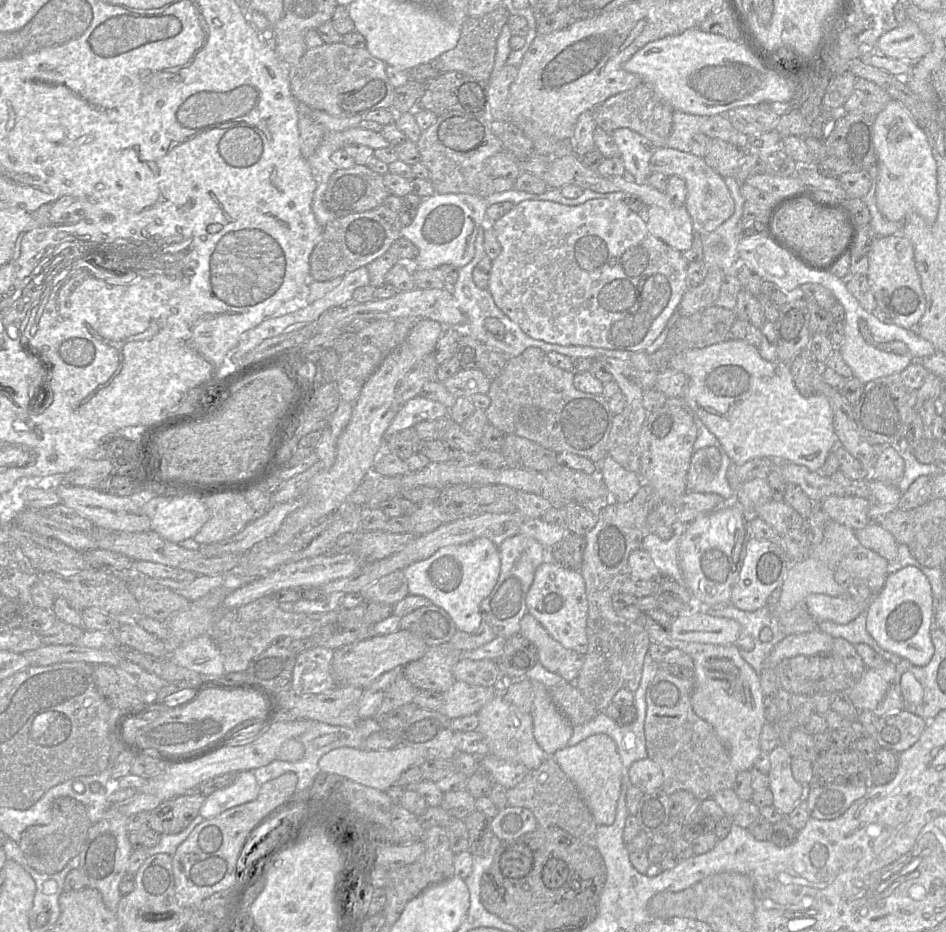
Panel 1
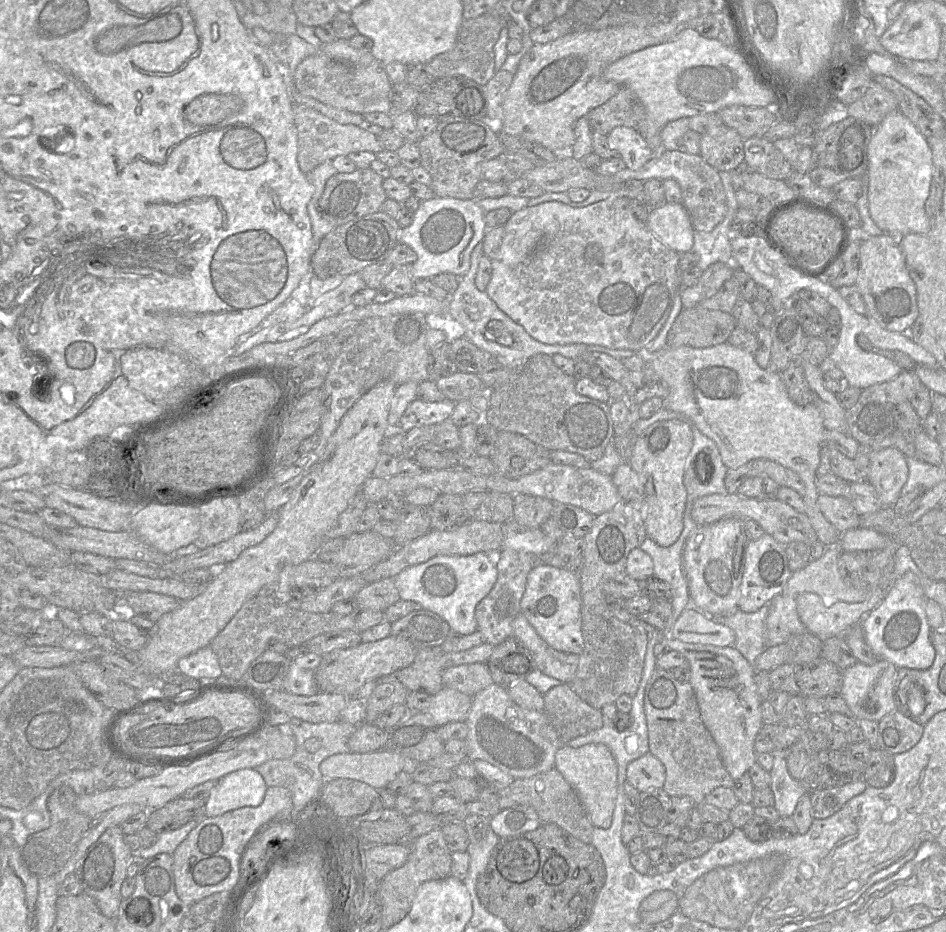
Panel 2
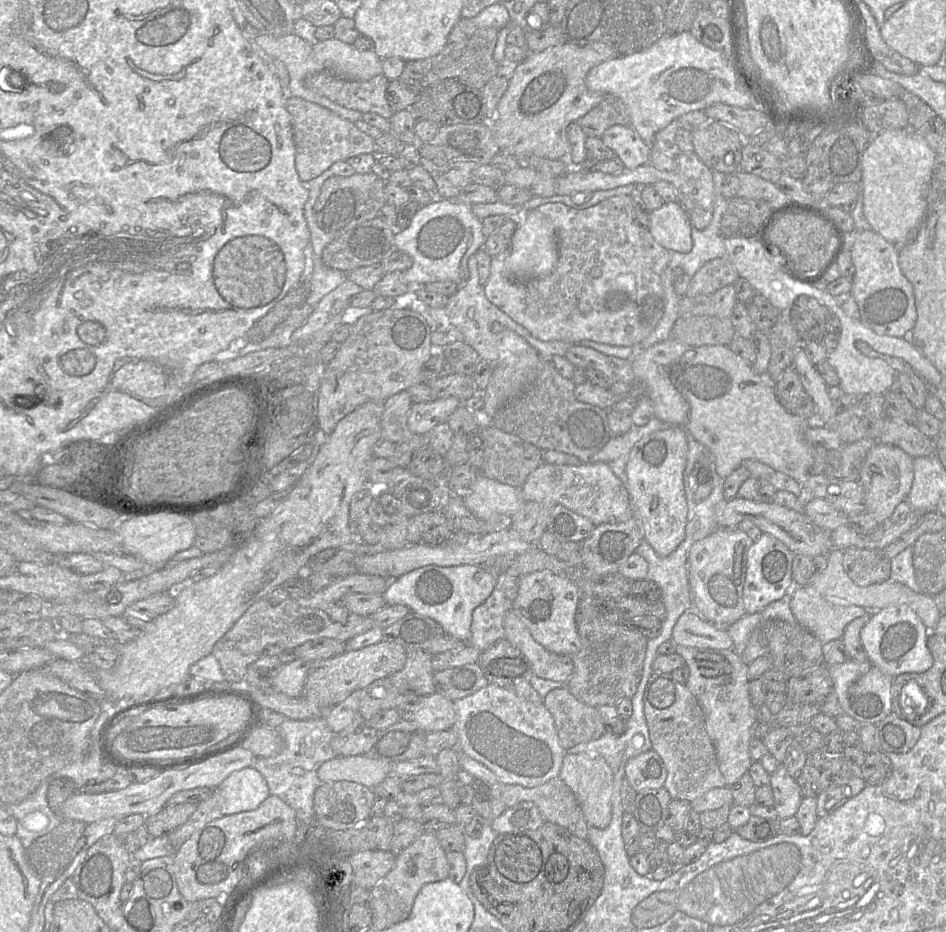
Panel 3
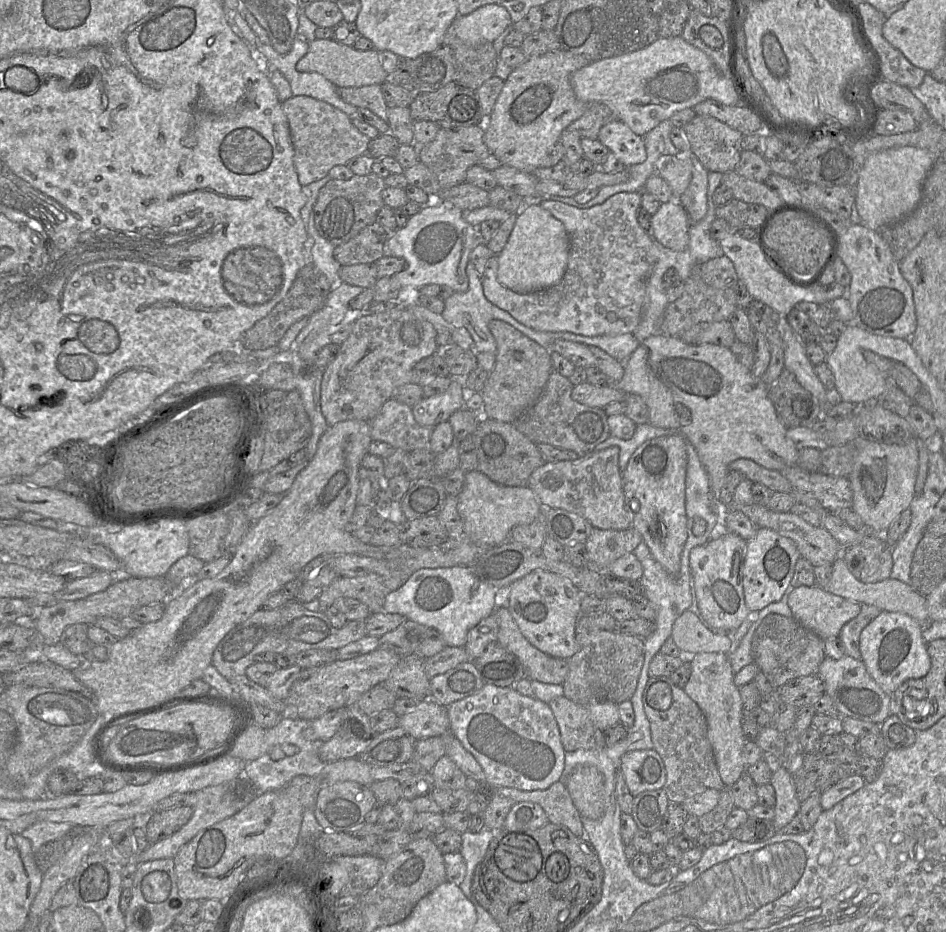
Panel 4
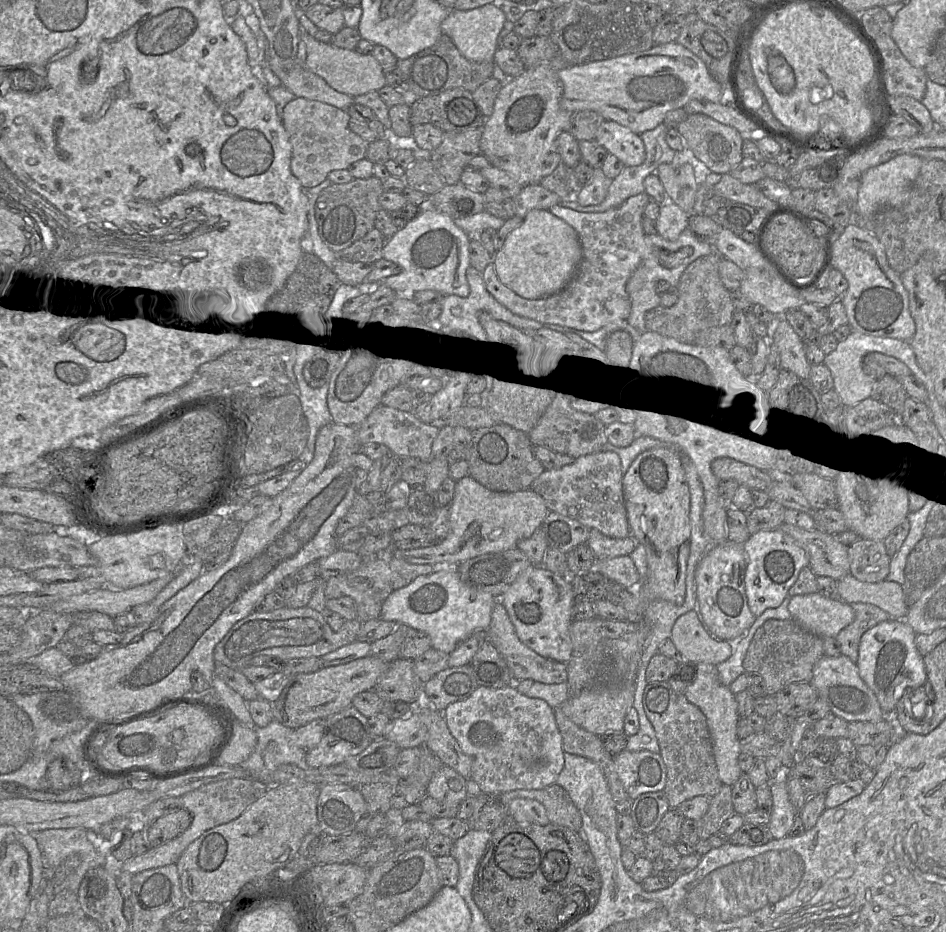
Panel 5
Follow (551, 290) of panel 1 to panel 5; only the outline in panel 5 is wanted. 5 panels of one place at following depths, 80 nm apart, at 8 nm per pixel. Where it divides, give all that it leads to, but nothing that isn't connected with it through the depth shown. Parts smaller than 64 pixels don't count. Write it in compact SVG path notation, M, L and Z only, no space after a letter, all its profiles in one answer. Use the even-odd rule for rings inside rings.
M645 193L628 198L622 205L606 212L579 212L562 205L549 211L573 227L582 247L582 259L567 286L549 297L529 300L502 284L493 259L482 272L487 291L513 314L542 324L559 325L581 332L595 332L610 323L627 321L631 302L626 284L640 265L645 250L645 233L641 220L651 198Z

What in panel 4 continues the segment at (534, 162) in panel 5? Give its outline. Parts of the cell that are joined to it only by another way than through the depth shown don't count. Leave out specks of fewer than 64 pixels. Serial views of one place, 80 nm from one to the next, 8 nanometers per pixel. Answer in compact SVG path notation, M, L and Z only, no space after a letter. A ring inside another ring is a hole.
M557 49L544 55L529 57L512 71L504 83L491 116L483 116L477 125L485 131L484 143L489 153L494 155L502 166L510 166L521 172L534 174L539 168L552 167L559 161L565 160L561 135L571 123L584 114L589 106L576 97L570 79L577 70L590 63L581 55Z

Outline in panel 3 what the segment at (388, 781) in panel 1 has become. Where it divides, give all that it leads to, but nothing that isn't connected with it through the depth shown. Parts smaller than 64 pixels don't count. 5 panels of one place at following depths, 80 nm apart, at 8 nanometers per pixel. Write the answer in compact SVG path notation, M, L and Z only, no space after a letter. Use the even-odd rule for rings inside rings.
M363 755L339 756L324 762L317 775L323 782L351 781L373 789L391 773L392 764Z

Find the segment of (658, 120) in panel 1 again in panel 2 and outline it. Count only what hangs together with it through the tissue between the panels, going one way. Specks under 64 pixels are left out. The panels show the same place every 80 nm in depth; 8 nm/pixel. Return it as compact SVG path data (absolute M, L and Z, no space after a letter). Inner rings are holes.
M626 88L603 105L593 109L587 119L593 132L609 134L615 127L626 126L638 131L645 139L647 113L641 102Z

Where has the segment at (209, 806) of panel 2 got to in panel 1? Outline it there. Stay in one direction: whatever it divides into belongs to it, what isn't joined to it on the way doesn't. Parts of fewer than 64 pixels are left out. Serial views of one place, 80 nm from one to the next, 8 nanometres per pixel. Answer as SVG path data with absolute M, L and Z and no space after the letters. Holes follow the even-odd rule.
M254 770L239 772L230 786L216 790L206 797L199 814L204 819L213 818L225 810L255 800L259 790L260 784Z

